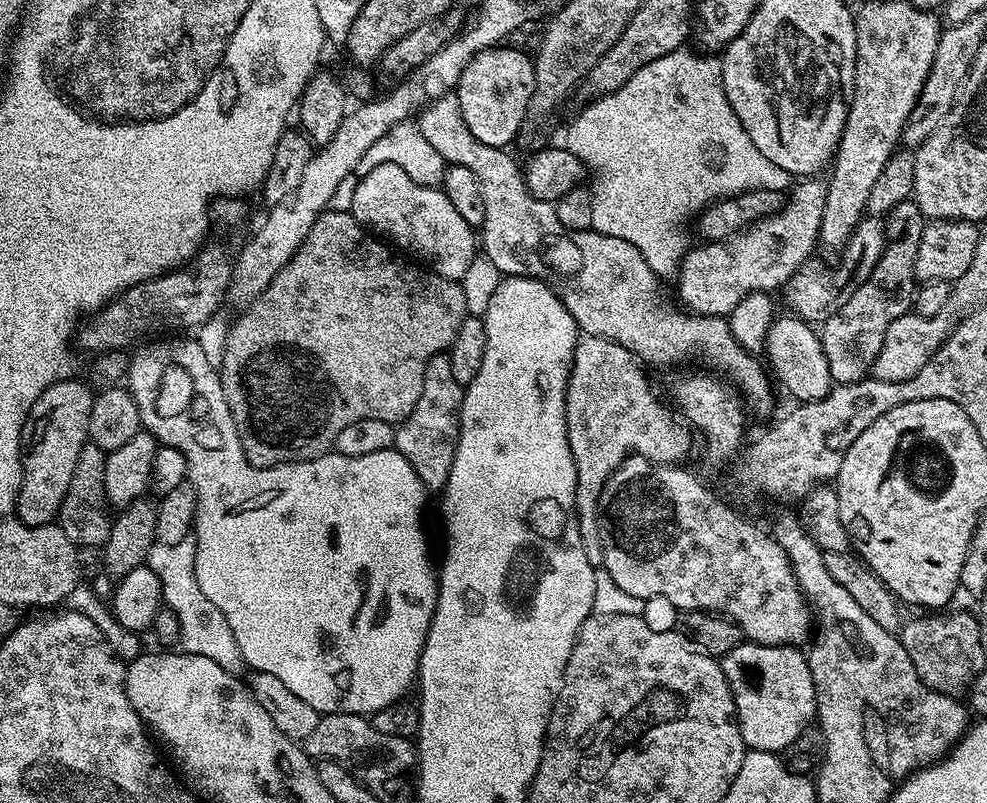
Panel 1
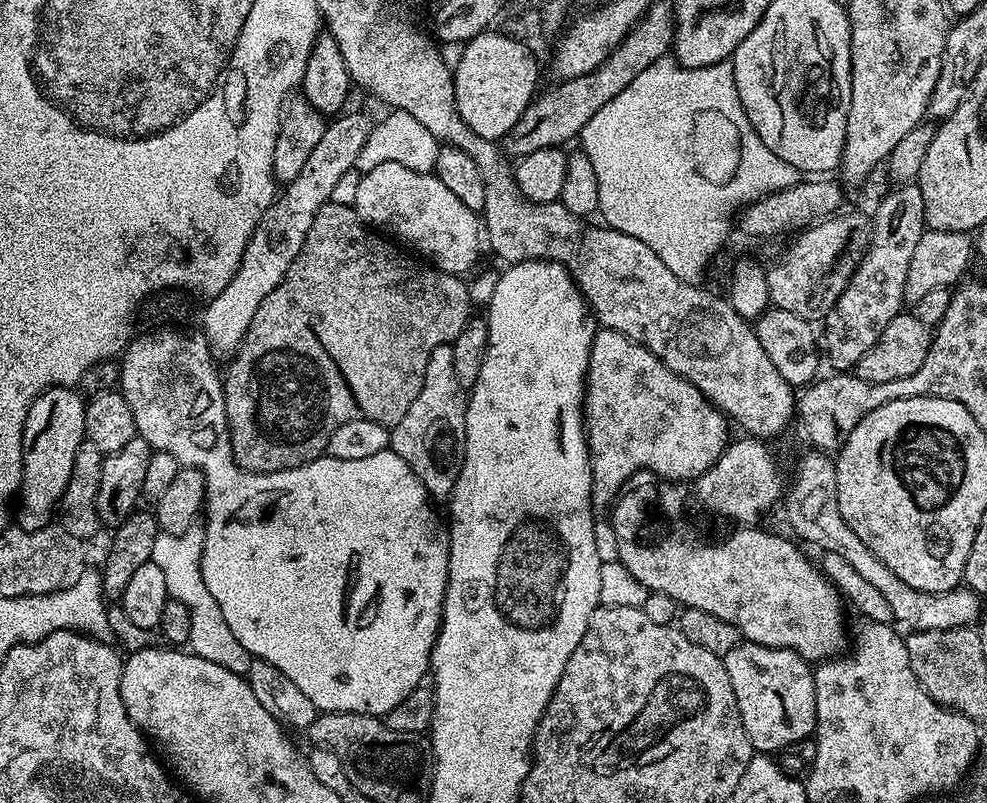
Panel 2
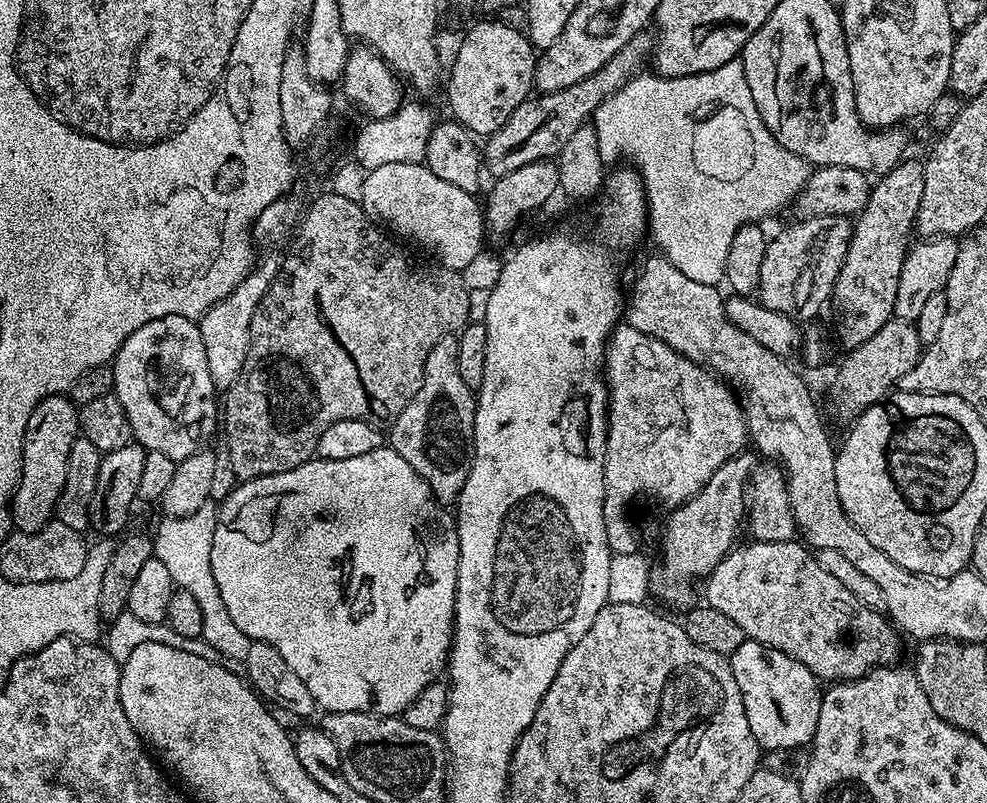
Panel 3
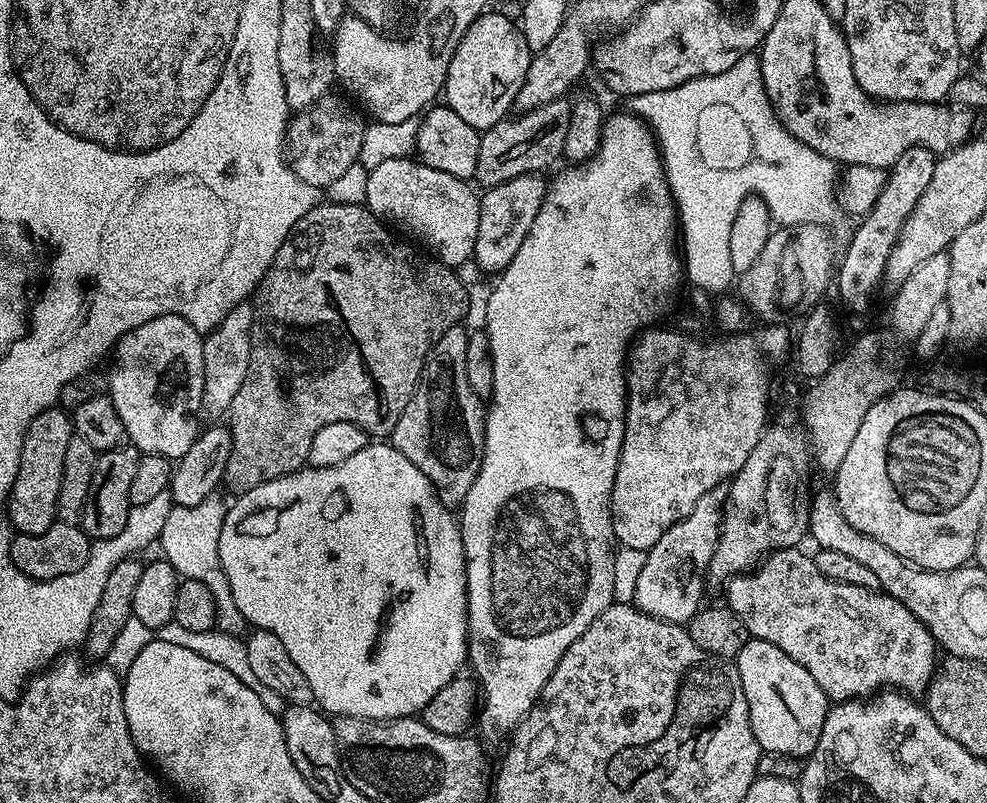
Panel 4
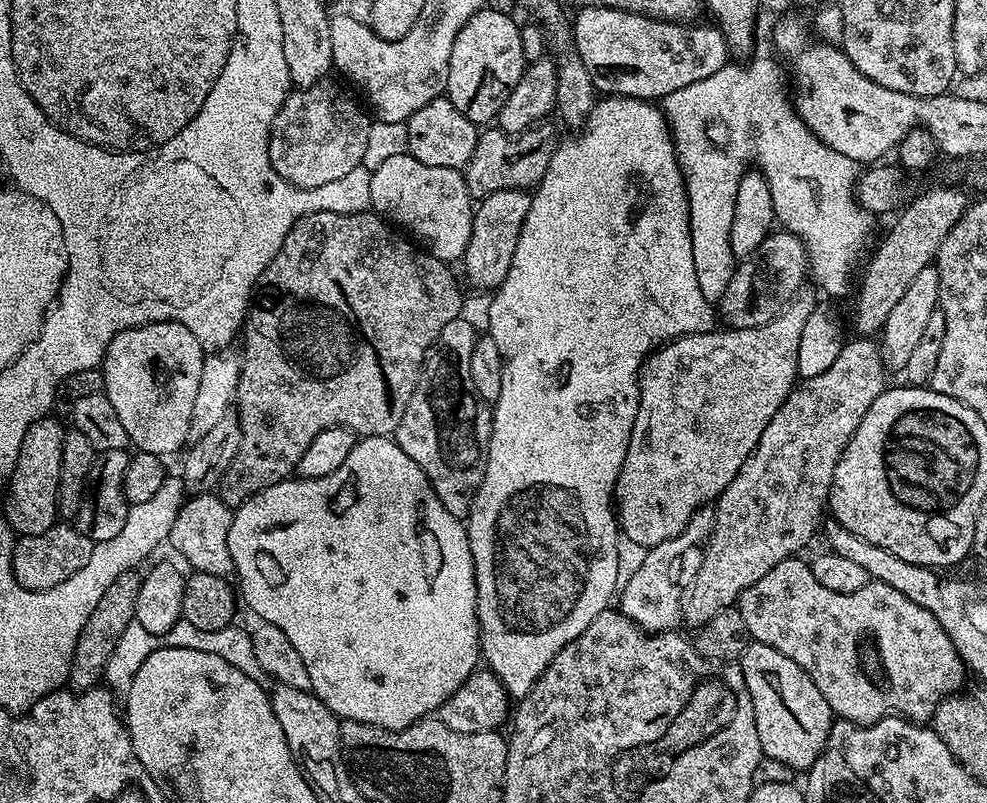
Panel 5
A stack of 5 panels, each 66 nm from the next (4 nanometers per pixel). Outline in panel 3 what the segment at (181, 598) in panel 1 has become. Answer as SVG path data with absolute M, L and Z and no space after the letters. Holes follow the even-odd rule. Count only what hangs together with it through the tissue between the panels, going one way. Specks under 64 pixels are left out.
M209 502L198 506L194 514L185 516L164 516L161 524L154 531L154 559L162 562L166 570L170 570L173 585L179 591L192 595L202 609L203 643L217 652L217 657L225 661L236 660L242 662L246 653L250 651L253 640L242 630L230 614L226 614L226 602L222 602L222 593L218 590L218 582L214 582L214 570L210 570L210 546L214 546L214 526L218 508ZM220 655L220 656L219 656ZM228 659L228 660L227 660Z

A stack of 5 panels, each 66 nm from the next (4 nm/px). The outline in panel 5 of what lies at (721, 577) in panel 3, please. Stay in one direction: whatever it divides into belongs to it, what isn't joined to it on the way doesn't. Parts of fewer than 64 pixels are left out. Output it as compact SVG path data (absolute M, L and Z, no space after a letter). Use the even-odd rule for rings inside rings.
M789 558L778 562L778 566L774 566L774 570L770 570L770 574L758 578L758 582L754 582L754 586L750 586L741 594L738 607L748 627L749 637L755 643L774 646L774 650L778 650L778 654L786 654L786 658L790 658L790 662L798 662L798 666L802 666L802 670L806 670L806 674L810 674L814 686L818 686L818 690L822 690L822 698L826 698L826 702L839 719L849 720L855 724L873 724L886 718L889 714L895 714L903 716L905 720L928 722L936 713L938 705L947 696L955 696L965 687L966 665L956 652L954 642L950 642L946 630L942 630L938 618L934 618L934 614L930 614L930 610L926 610L922 606L918 606L918 602L906 598L906 594L894 590L894 586L886 586L879 582L870 582L866 586L862 586L862 590L854 590L854 594L838 594L834 590L826 590L826 586L814 582L811 563L807 559L800 559L804 558Z

